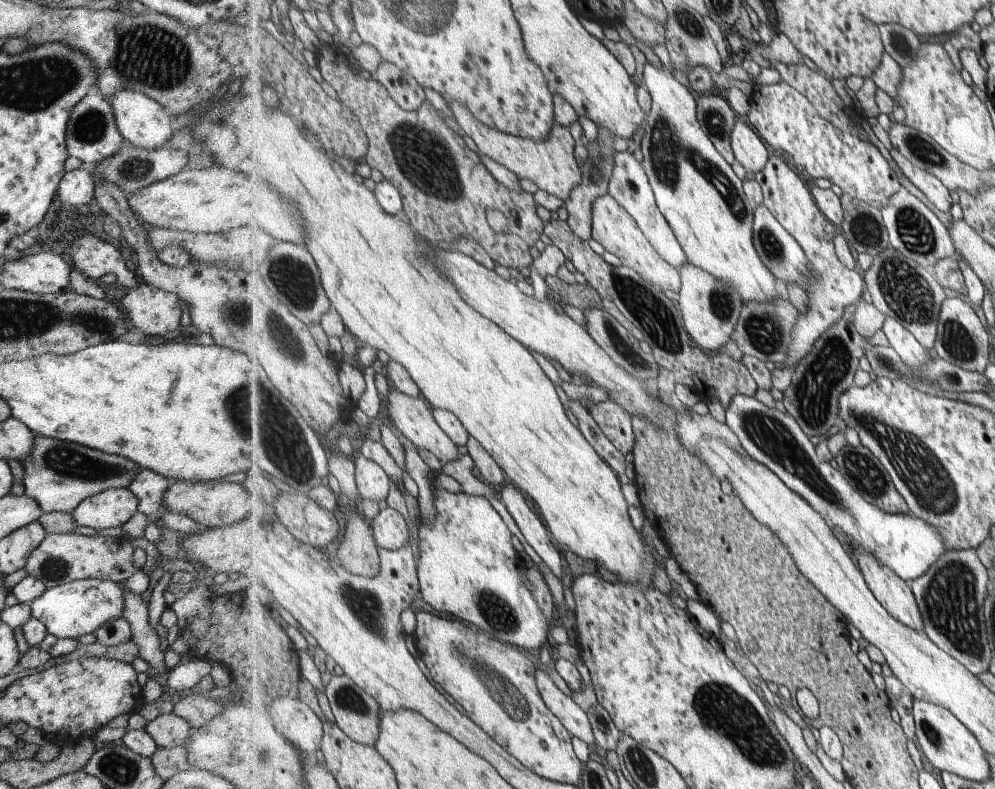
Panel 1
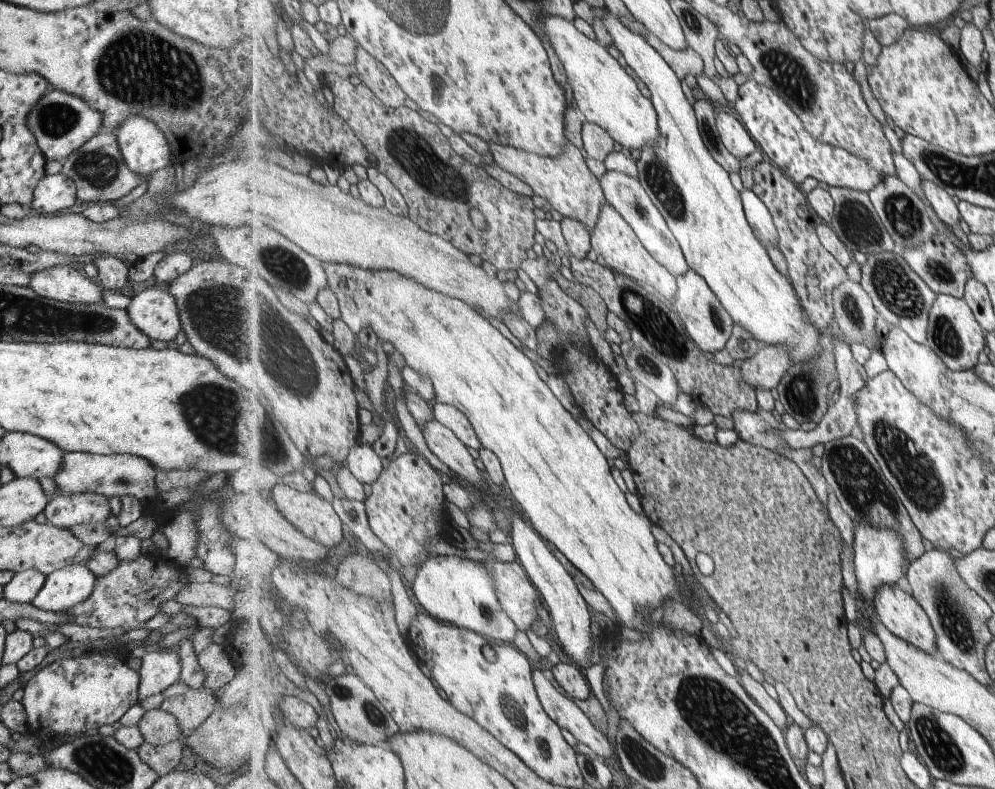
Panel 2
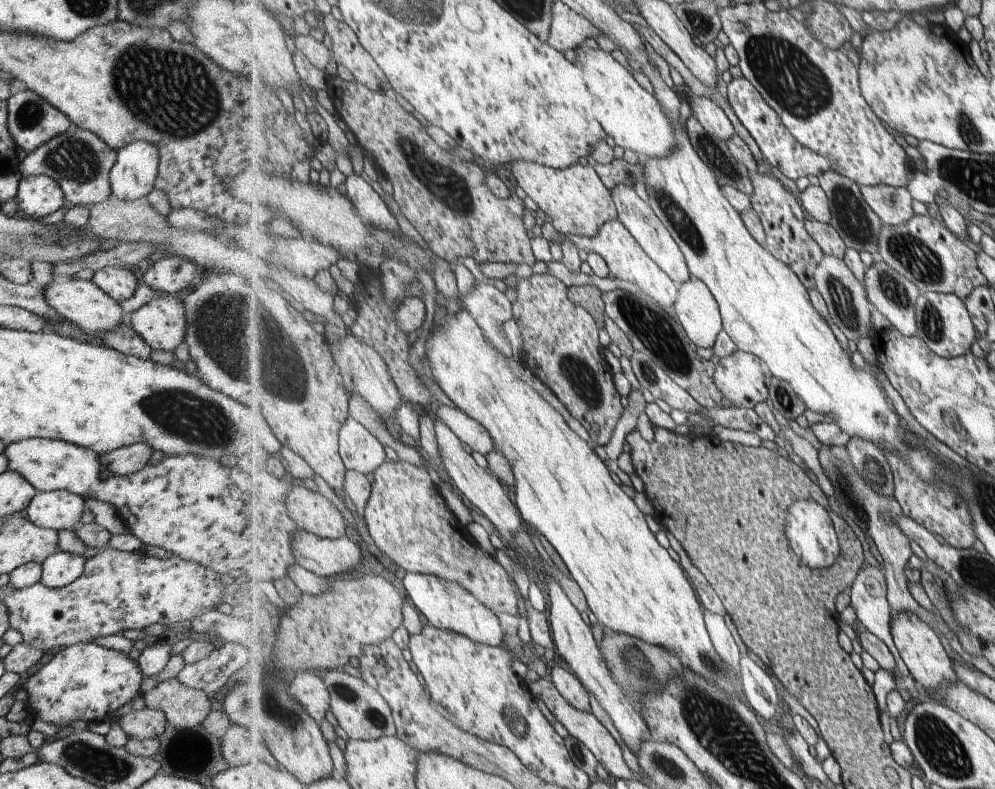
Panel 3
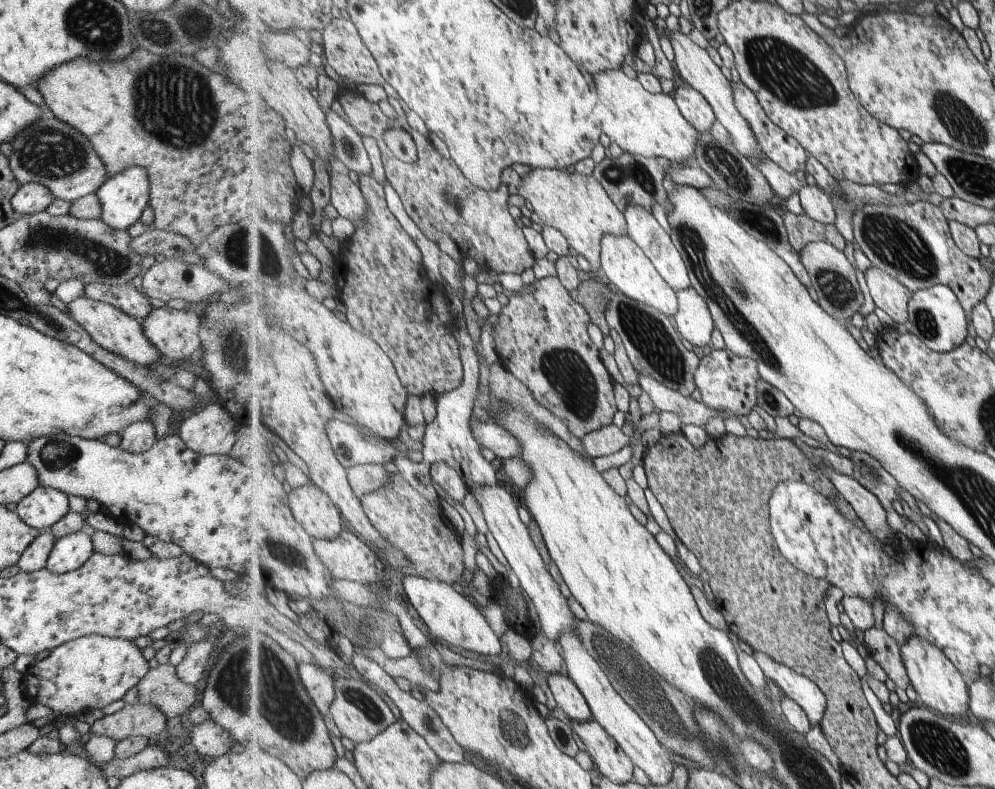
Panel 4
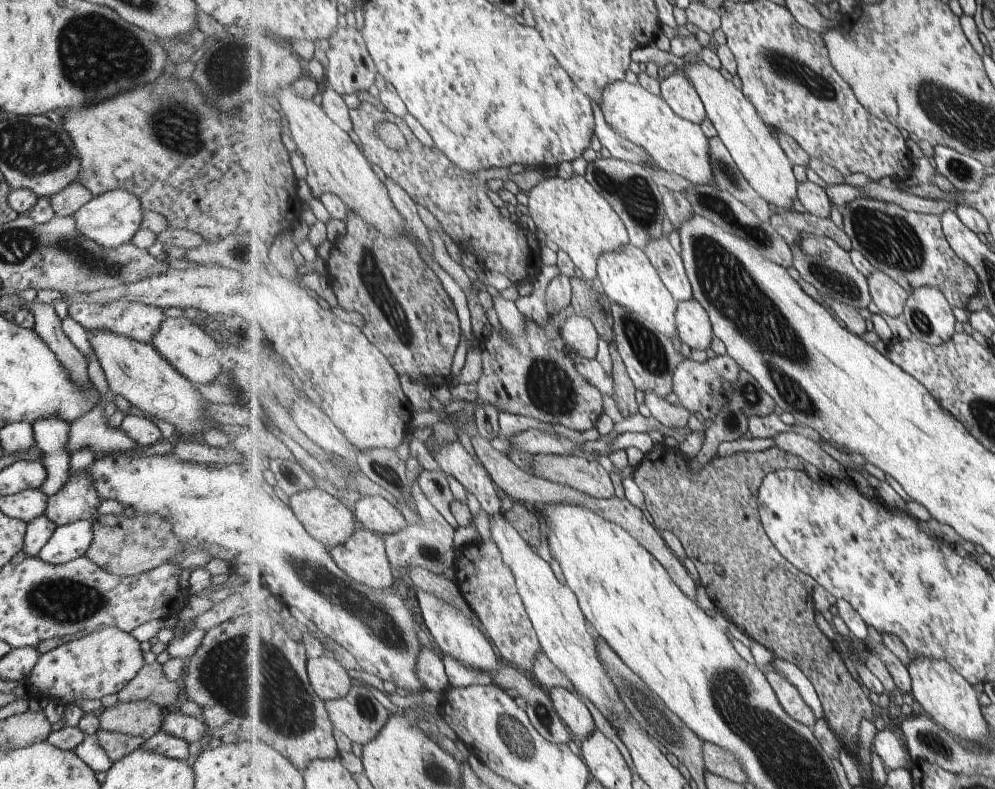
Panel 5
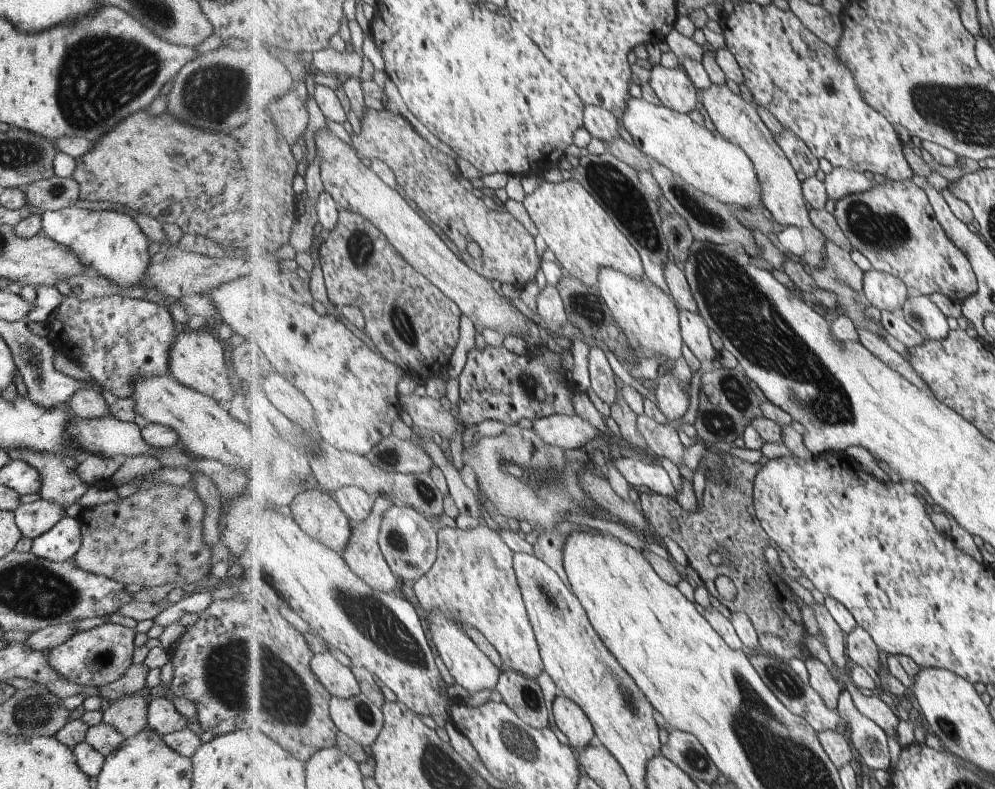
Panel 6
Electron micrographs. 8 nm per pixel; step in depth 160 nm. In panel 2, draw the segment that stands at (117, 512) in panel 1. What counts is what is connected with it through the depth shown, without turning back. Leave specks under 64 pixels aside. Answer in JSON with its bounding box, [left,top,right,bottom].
[42,493,109,529]

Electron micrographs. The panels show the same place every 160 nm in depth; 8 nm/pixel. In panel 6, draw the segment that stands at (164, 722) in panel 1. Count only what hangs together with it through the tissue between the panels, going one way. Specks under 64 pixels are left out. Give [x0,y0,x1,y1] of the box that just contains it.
[102,694,147,739]

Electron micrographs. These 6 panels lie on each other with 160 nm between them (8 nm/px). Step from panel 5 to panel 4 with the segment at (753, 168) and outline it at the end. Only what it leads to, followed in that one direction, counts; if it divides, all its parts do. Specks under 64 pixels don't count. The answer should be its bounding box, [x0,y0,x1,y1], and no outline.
[670,31,767,164]

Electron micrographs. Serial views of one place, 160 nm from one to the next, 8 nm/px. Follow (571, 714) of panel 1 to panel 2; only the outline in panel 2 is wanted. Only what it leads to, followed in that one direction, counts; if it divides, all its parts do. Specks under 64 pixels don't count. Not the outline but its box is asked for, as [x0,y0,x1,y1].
[533,669,615,757]

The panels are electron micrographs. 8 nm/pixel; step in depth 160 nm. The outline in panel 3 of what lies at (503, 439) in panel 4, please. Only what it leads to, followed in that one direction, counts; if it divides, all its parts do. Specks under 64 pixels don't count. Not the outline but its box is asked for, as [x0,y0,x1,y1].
[437,404,497,456]

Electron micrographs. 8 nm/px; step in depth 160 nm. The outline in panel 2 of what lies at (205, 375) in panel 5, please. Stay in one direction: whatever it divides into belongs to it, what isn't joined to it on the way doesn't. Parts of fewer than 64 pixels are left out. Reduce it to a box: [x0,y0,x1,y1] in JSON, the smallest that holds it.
[126,286,180,342]

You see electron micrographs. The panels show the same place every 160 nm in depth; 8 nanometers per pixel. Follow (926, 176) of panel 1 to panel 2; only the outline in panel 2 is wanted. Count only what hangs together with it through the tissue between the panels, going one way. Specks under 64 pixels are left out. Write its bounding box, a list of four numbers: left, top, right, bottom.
[922,179,962,226]

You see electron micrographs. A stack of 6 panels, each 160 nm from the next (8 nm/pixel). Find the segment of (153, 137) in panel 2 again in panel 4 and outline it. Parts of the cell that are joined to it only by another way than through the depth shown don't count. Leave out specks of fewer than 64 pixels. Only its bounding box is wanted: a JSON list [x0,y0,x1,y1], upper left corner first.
[95,166,150,230]

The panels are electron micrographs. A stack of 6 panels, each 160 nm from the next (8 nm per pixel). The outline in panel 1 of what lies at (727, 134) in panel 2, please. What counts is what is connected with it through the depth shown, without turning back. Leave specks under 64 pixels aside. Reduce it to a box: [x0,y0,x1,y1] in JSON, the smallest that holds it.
[731,118,772,176]

